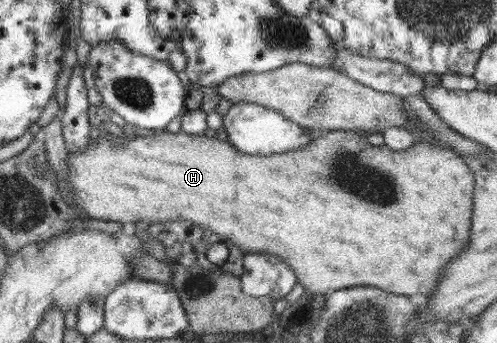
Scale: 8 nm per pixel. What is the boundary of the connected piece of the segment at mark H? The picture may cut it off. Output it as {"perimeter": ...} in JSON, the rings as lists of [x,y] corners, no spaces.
{"perimeter":[[[110,126],[109,133],[101,131],[100,137],[101,139],[97,143],[89,143],[82,152],[71,152],[68,156],[69,182],[71,184],[58,176],[55,178],[56,172],[52,170],[48,160],[46,160],[46,166],[36,166],[36,171],[40,175],[52,178],[63,198],[69,198],[67,192],[63,196],[63,188],[67,190],[73,186],[71,194],[77,200],[77,204],[87,212],[89,218],[115,222],[135,222],[135,220],[141,219],[147,223],[184,218],[201,228],[225,237],[245,253],[277,255],[289,265],[289,268],[296,274],[298,282],[308,292],[328,294],[328,291],[332,292],[351,286],[375,286],[375,288],[389,290],[393,294],[403,294],[403,296],[411,296],[411,294],[431,296],[436,289],[437,282],[443,276],[447,262],[451,258],[455,258],[459,252],[463,252],[465,246],[469,244],[471,212],[473,212],[474,205],[474,174],[467,166],[463,156],[451,148],[433,143],[433,141],[417,140],[415,144],[411,145],[411,148],[397,151],[387,145],[381,147],[371,145],[362,133],[356,131],[331,130],[314,135],[310,143],[299,150],[265,156],[256,154],[254,157],[252,154],[239,152],[230,142],[219,141],[215,137],[207,137],[204,134],[189,134],[183,131],[173,134],[164,129],[155,135],[139,136],[129,140],[127,135],[125,137],[123,134],[119,135],[119,131]]]}

